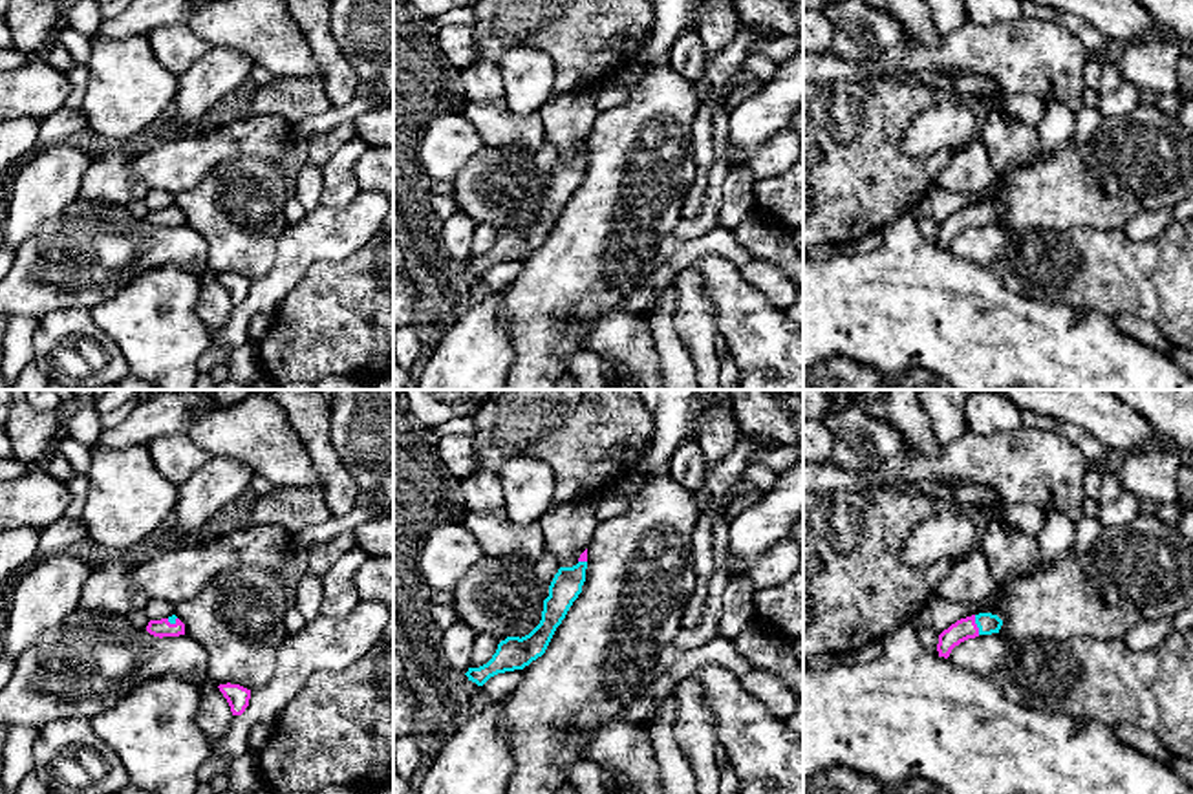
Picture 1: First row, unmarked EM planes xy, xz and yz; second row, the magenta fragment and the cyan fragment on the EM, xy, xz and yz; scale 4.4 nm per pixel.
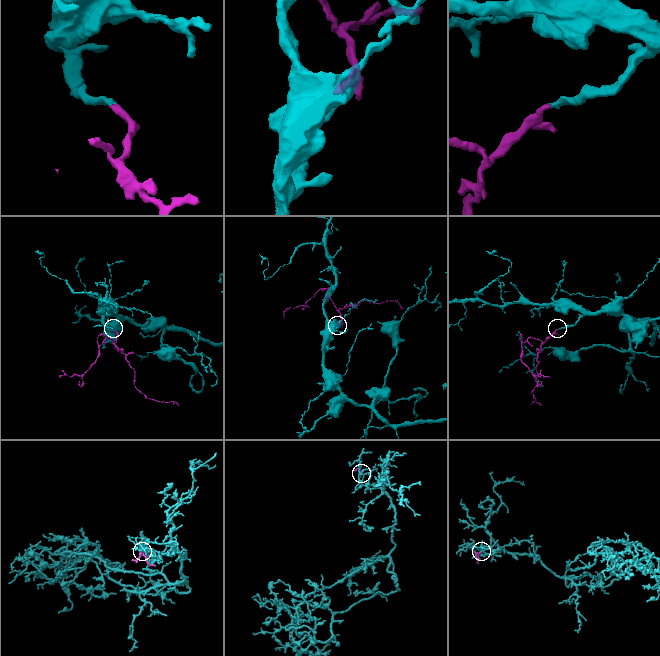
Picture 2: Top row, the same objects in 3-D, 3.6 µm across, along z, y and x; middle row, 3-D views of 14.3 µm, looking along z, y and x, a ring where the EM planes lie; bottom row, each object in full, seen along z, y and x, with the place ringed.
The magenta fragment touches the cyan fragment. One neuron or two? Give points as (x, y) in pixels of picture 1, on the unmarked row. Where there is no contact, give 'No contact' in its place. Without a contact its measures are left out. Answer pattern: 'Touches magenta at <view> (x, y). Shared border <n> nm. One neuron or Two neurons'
Touches magenta at yz (976, 214). Shared border 90 nm. One neuron

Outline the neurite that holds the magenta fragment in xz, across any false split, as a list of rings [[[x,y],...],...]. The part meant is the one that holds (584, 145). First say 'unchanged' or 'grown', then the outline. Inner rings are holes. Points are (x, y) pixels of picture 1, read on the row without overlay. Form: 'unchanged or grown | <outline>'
grown | [[[587,139],[580,145],[573,157],[560,157],[549,176],[549,187],[543,190],[540,214],[525,227],[507,227],[498,234],[492,249],[479,256],[468,258],[468,271],[483,276],[490,267],[505,262],[523,260],[532,251],[542,247],[565,209],[569,198],[582,183],[587,159]]]

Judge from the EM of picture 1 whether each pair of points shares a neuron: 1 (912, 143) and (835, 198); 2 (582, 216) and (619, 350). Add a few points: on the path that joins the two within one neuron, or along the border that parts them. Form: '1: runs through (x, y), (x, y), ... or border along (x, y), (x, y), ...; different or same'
1: border along (899, 143), (908, 154), (919, 156), (946, 150); different
2: border along (621, 308), (601, 315), (584, 346); different

